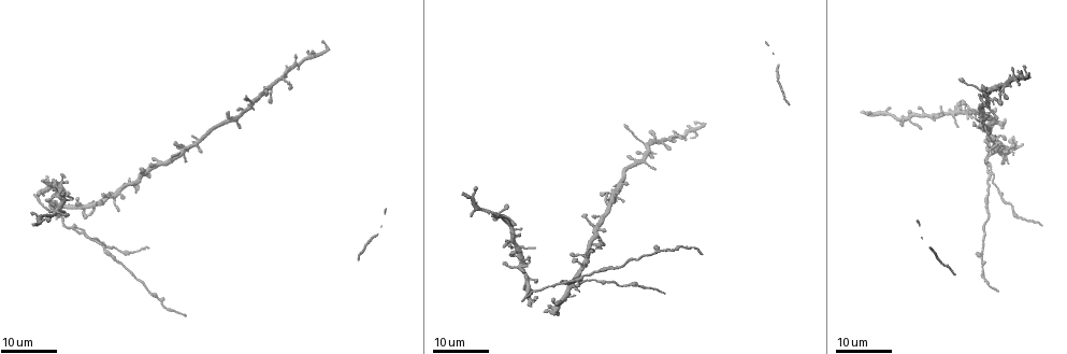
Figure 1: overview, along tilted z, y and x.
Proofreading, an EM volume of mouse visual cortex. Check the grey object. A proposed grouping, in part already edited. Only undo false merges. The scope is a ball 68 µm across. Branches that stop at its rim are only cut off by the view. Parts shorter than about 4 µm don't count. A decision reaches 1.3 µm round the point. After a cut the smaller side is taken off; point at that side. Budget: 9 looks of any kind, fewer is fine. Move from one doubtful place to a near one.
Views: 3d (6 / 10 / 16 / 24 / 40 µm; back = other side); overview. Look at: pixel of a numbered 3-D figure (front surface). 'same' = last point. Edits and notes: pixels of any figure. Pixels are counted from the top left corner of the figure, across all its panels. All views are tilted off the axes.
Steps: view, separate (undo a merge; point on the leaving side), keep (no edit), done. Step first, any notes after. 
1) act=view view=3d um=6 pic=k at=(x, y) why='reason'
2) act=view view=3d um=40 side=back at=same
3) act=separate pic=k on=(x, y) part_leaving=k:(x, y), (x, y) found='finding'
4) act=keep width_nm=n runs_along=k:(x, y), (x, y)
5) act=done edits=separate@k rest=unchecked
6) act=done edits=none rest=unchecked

act=view view=3d um=16 pic=1 at=(573, 286)

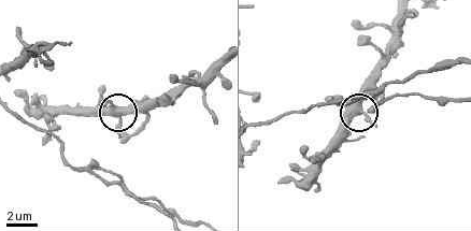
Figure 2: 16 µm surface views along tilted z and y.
act=view view=3d um=10 pic=2 at=(119, 114) why='closer look'

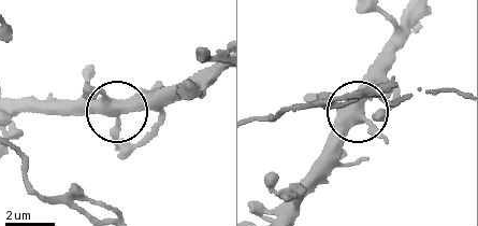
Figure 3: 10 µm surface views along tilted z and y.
act=keep side_arm_um=32 found='all the same neuron'

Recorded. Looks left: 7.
act=view view=3d um=16 pic=1 at=(613, 196) why='small branch off a trunk'

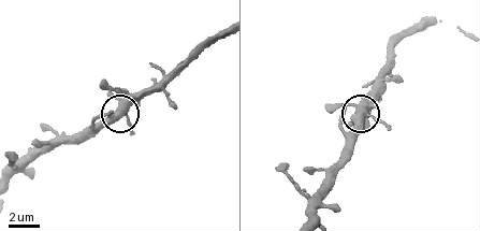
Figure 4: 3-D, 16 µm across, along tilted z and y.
act=view view=3d um=6 pic=4 at=(121, 115) why='closer look'

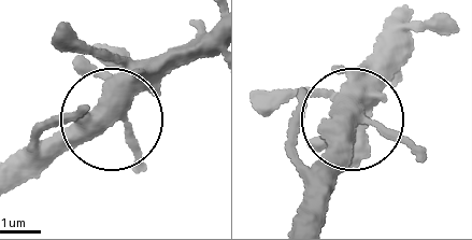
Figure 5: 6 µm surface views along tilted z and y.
act=keep width_nm=420 runs_along=5:(108, 107), (103, 129), (11, 185) found='one neuron here'

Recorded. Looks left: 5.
act=view view=3d um=16 pic=1 at=(644, 145) why='small branch off a trunk'

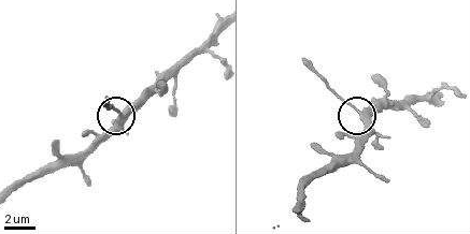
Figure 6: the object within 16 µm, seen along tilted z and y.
act=view view=3d um=6 pic=6 at=(122, 115) why='zoom in'

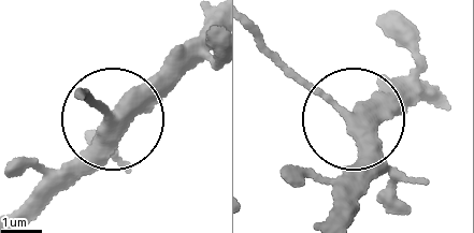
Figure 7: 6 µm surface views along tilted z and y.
act=keep width_nm=370 runs_along=7:(326, 216), (353, 159), (348, 117), (278, 55) found='one neuron here'

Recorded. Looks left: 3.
act=view view=3d um=24 pic=1 at=(271, 89) why='three-way junction'

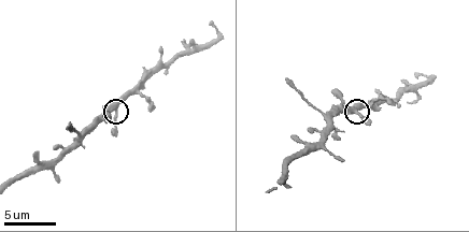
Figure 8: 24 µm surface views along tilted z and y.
act=view view=3d um=10 pic=8 at=(354, 114) why='closer look'

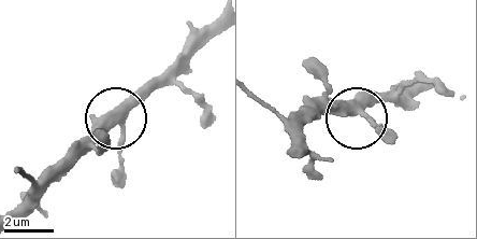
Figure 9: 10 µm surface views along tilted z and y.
act=keep side_arm_um=37 found='all the same neuron'

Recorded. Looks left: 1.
act=done edits=none rest=unchecked

